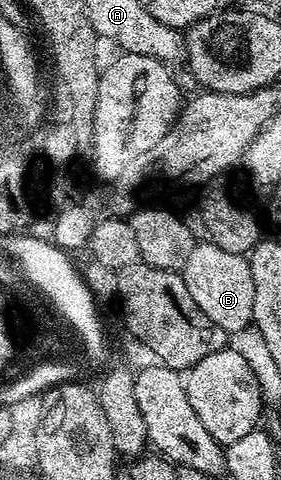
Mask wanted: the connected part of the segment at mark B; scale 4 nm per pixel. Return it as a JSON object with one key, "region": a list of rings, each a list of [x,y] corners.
{"region":[[[209,240],[195,243],[182,269],[184,285],[195,304],[228,333],[249,327],[253,314],[254,280],[247,257],[227,253]]]}

